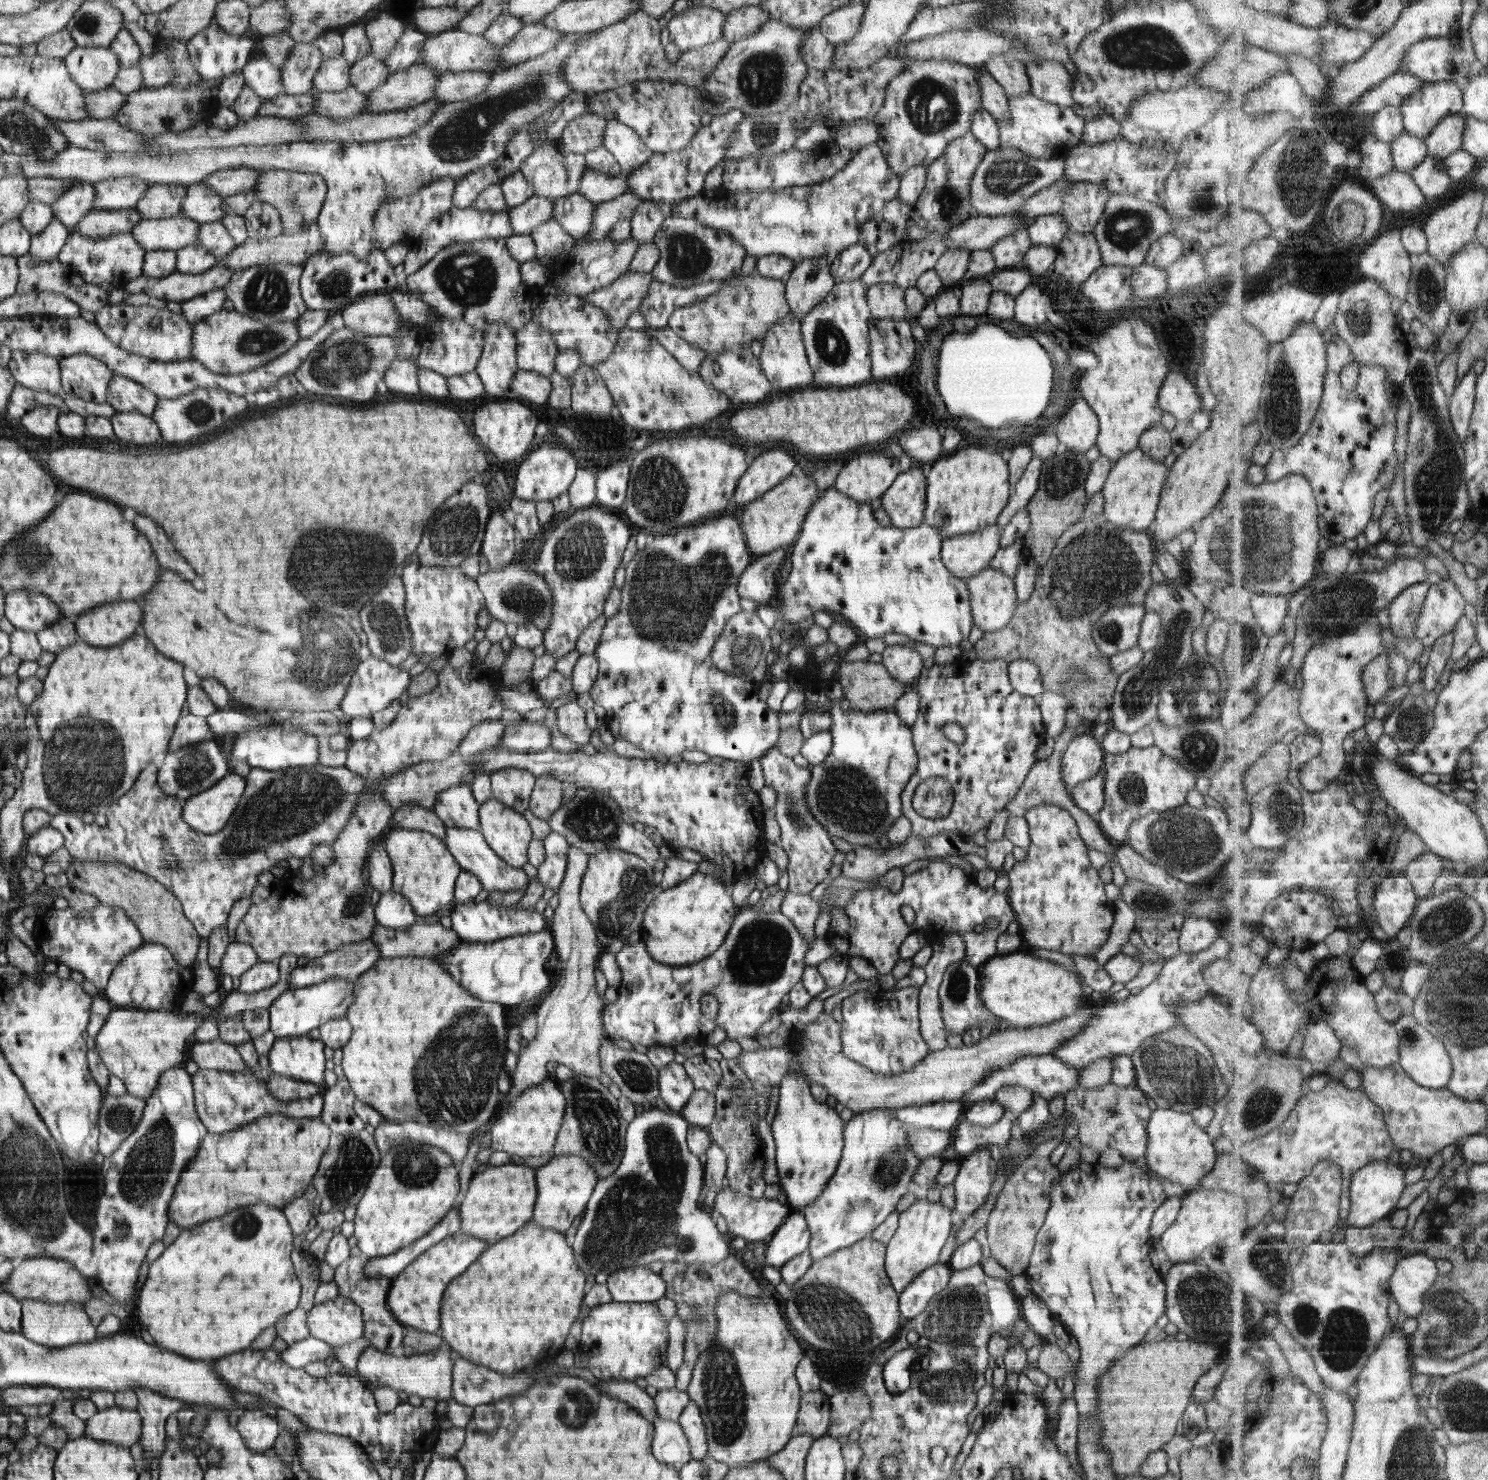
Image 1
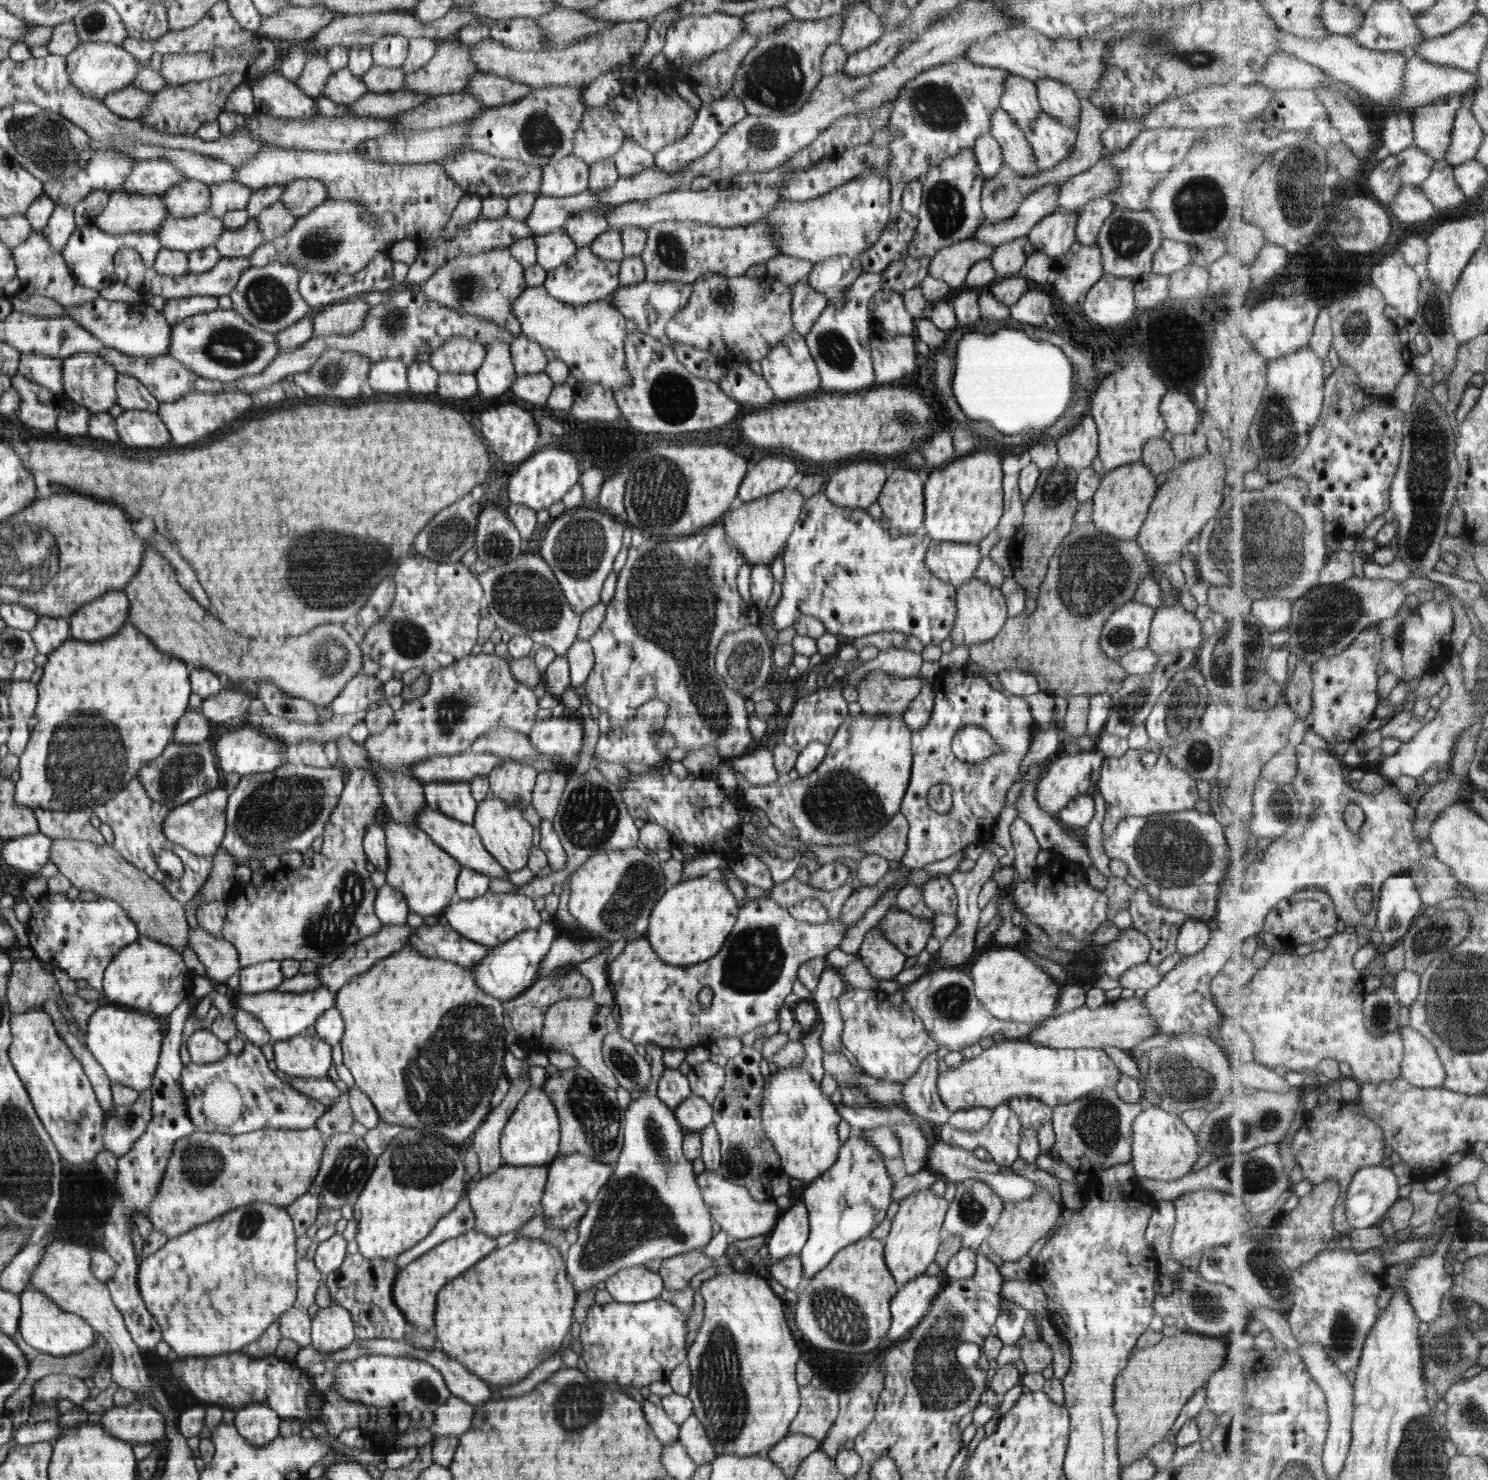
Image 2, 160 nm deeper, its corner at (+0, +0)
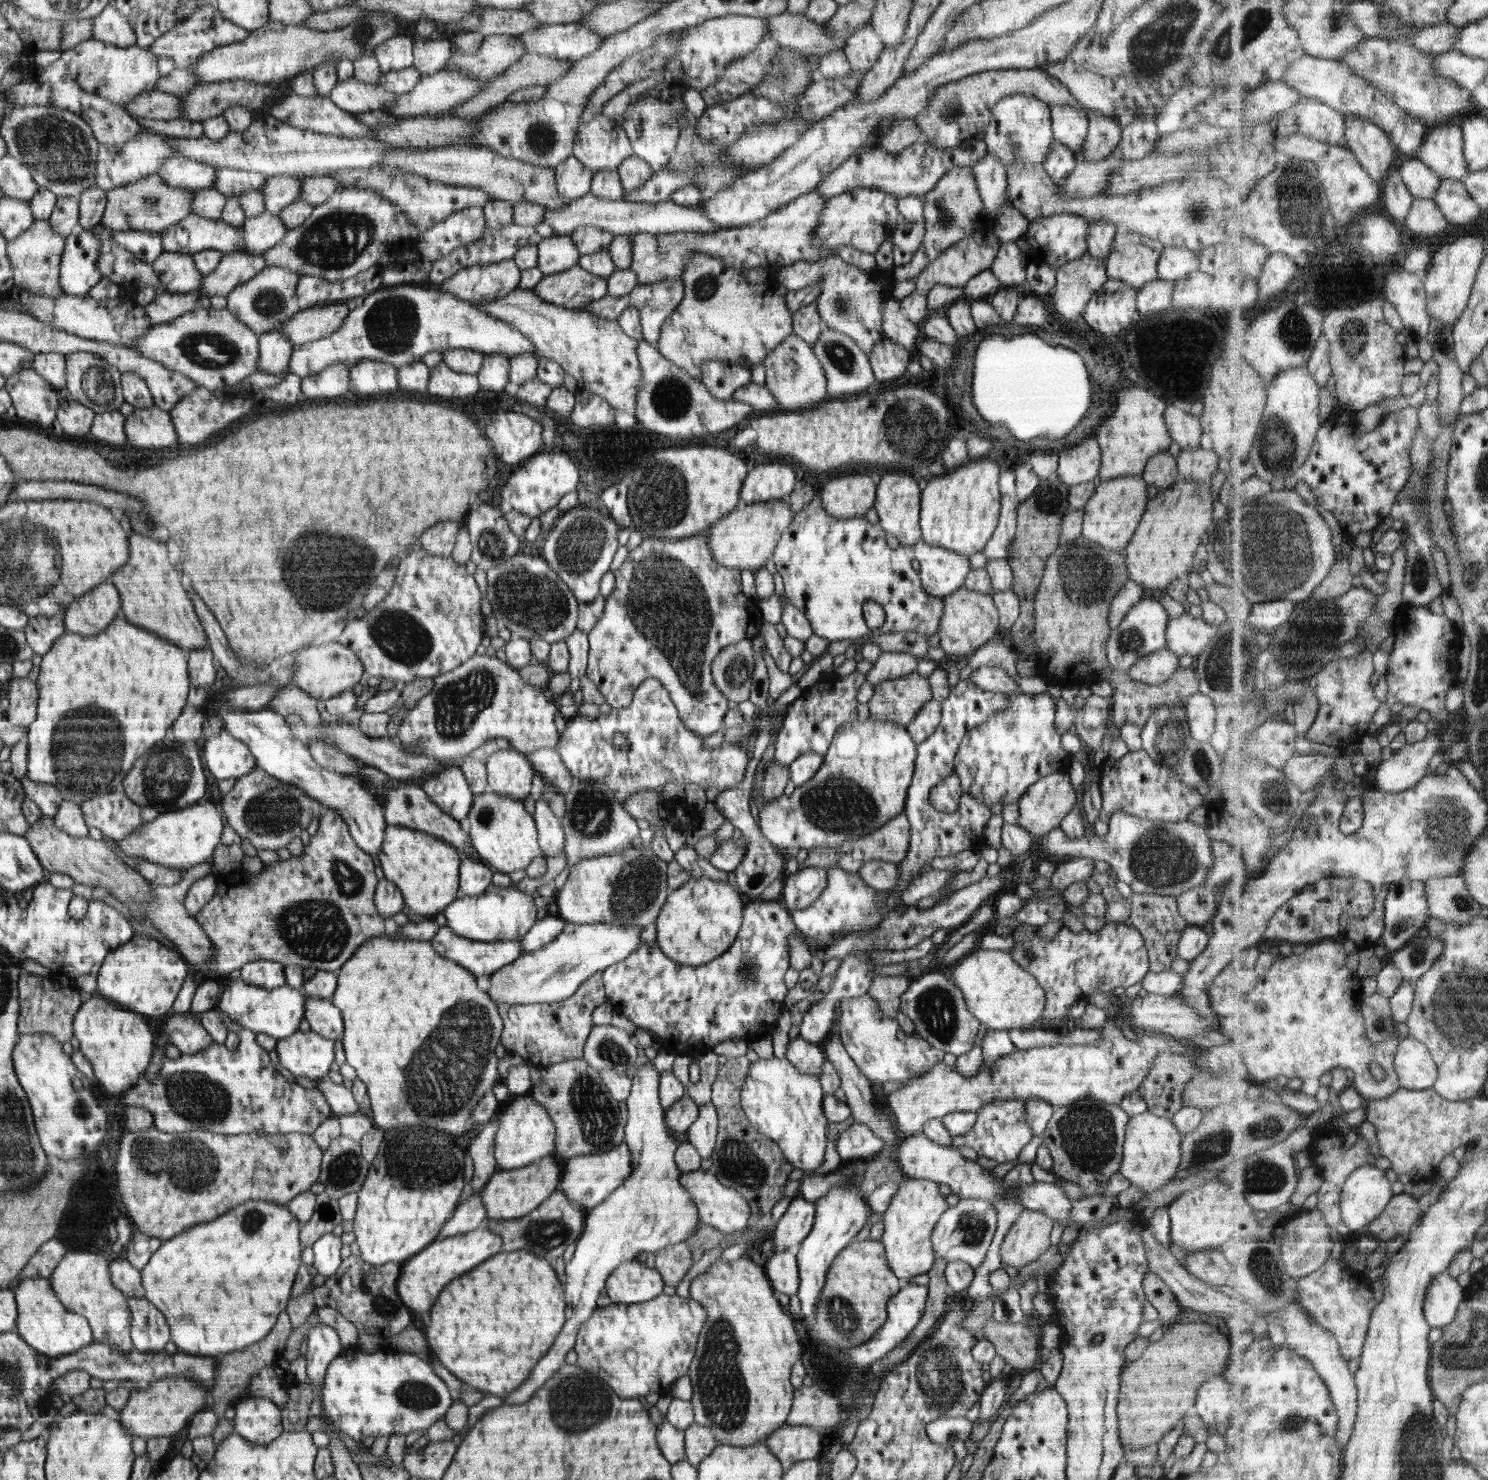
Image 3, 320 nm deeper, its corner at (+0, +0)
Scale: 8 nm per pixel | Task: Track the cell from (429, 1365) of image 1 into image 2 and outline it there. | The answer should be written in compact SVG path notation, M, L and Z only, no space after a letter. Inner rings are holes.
M360 1356L356 1360L338 1365L336 1379L331 1386L346 1401L358 1401L368 1409L388 1409L393 1419L402 1412L411 1413L413 1410L419 1410L421 1413L430 1410L434 1413L451 1395L438 1369L434 1369L434 1366L426 1361L420 1362L412 1357Z

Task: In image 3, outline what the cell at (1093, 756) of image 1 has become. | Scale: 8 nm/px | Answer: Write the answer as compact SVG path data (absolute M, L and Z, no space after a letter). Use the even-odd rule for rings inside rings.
M1053 772L1050 776L1038 779L1018 800L1020 816L1017 824L1025 828L1030 836L1046 836L1052 829L1058 828L1062 819L1074 808L1076 790L1070 783L1069 772Z

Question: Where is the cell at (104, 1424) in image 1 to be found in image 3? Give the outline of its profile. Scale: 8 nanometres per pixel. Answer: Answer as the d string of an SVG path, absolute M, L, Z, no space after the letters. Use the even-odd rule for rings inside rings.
M168 1376L158 1382L144 1385L139 1391L132 1391L128 1404L120 1411L120 1422L130 1434L142 1438L171 1437L186 1427L197 1413L210 1406L209 1393L204 1387L184 1380L184 1376Z

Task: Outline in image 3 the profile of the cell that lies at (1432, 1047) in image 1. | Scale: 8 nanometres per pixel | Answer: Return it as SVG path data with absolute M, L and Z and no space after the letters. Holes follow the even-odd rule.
M1406 1037L1397 1052L1397 1069L1403 1086L1410 1090L1435 1088L1441 1077L1430 1047L1416 1037Z

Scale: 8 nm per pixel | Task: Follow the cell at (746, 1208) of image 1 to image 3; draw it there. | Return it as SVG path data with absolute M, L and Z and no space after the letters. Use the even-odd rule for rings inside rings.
M700 1168L694 1172L682 1173L679 1181L694 1201L698 1209L699 1220L702 1223L713 1226L724 1234L730 1234L752 1225L750 1222L751 1208L744 1195L733 1188L724 1186L717 1179L717 1176L714 1176L708 1170L704 1171Z

